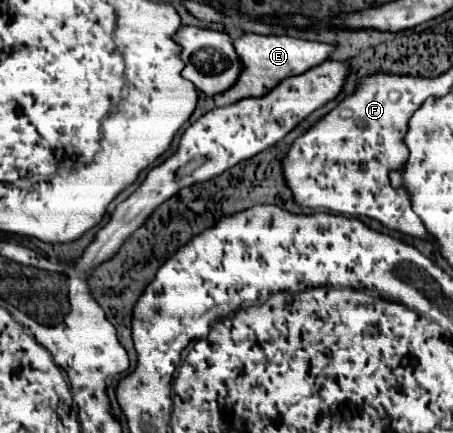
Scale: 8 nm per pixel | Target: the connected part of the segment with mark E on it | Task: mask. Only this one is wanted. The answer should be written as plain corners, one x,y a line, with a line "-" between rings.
243,34
241,38
235,38
233,48
235,48
243,68
239,72
237,82
229,90
213,96
217,106
227,106
227,104
233,104
247,96
267,94
269,90
273,90
273,86
277,86
277,82
281,82
289,76
303,74
305,70
325,62
333,52
333,46
329,46
329,44
299,40
299,38
291,38
291,36
259,36
259,34

